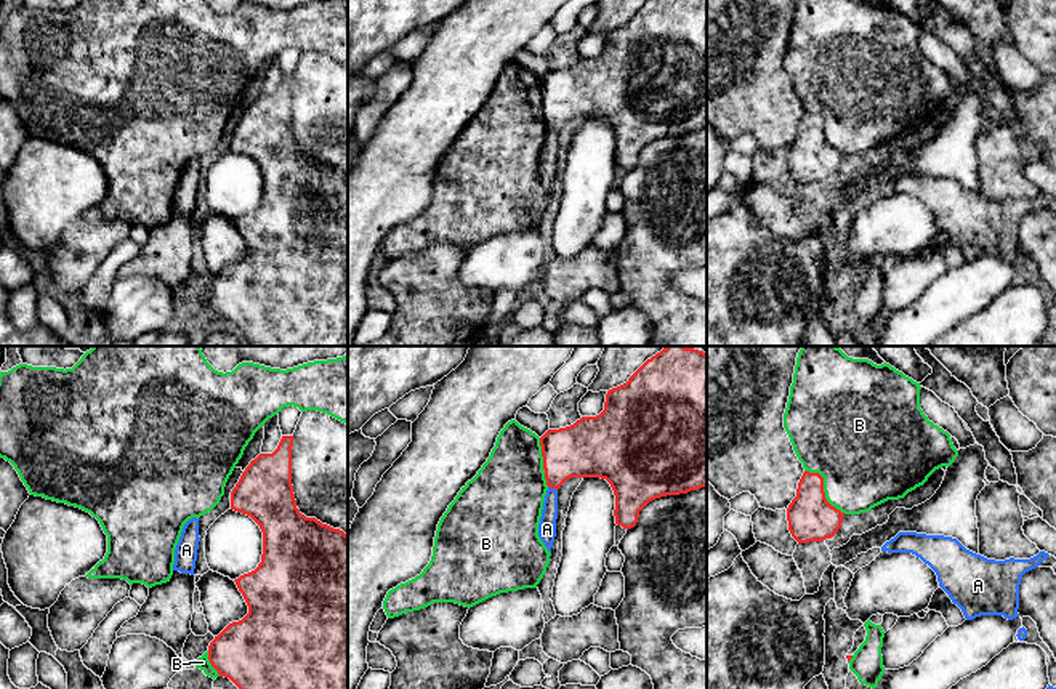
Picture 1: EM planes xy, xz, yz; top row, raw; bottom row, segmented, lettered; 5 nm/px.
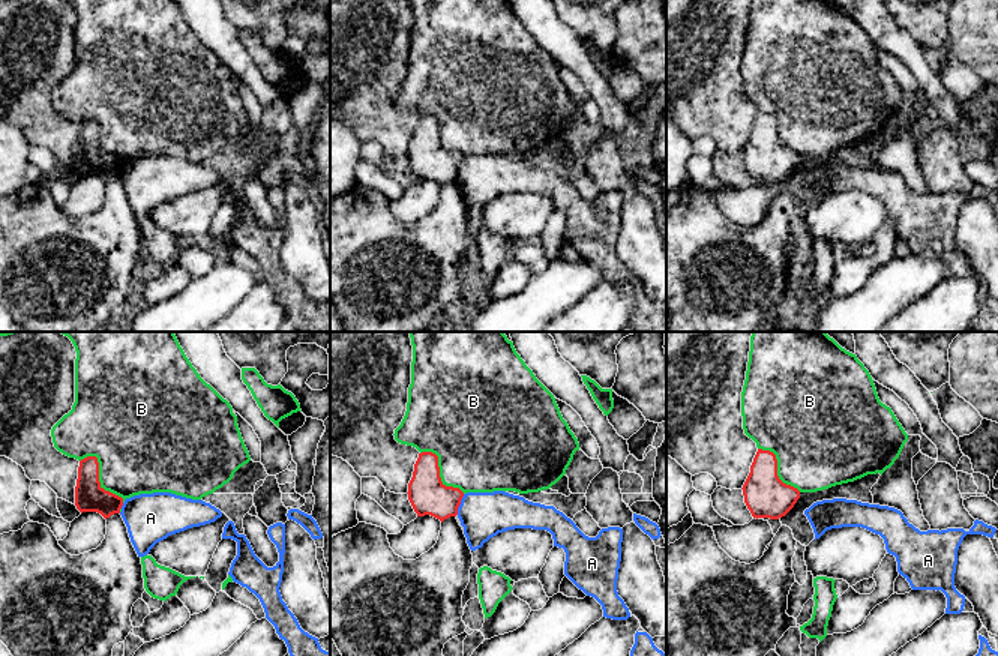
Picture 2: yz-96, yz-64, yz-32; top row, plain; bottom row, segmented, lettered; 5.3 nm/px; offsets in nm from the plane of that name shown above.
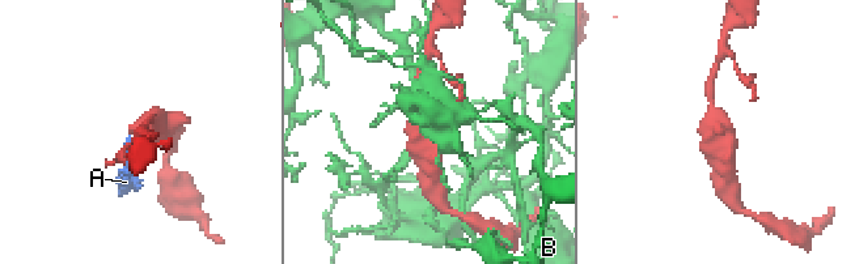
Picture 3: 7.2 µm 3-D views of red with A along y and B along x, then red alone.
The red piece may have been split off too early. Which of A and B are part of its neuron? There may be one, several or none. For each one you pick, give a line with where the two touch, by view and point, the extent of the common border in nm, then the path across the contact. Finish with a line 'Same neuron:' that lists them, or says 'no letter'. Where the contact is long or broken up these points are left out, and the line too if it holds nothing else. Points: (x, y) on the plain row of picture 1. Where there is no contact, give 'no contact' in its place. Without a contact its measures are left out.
Same neuron: no letter

